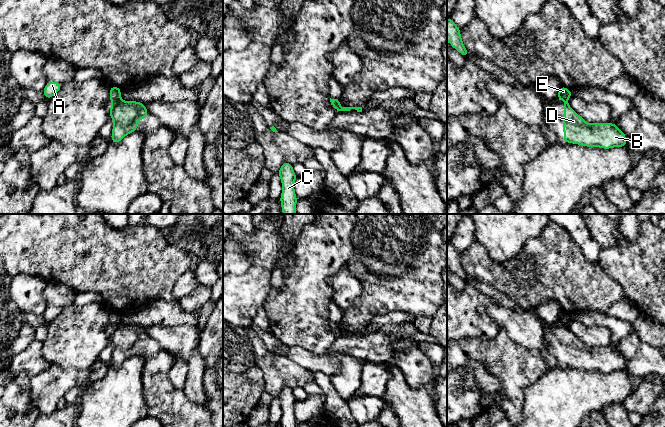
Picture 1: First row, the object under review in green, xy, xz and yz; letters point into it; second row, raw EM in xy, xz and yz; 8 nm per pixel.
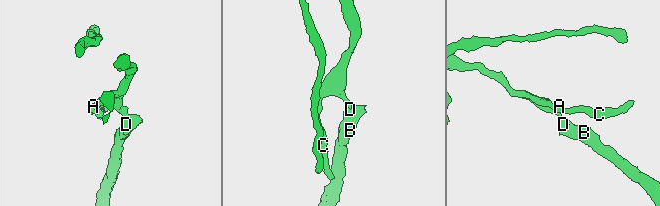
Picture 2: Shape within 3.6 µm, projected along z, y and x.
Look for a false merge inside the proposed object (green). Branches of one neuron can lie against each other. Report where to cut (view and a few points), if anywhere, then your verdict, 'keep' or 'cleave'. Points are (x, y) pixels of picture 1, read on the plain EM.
cut in xy along (120, 323), (112, 328); cleave

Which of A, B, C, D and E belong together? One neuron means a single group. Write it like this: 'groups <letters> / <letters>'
groups A C E / B D

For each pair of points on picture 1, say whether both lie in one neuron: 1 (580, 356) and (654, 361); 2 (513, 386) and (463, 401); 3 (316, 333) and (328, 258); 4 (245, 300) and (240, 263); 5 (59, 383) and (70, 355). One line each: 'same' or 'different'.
1: different
2: different
3: same
4: different
5: different

